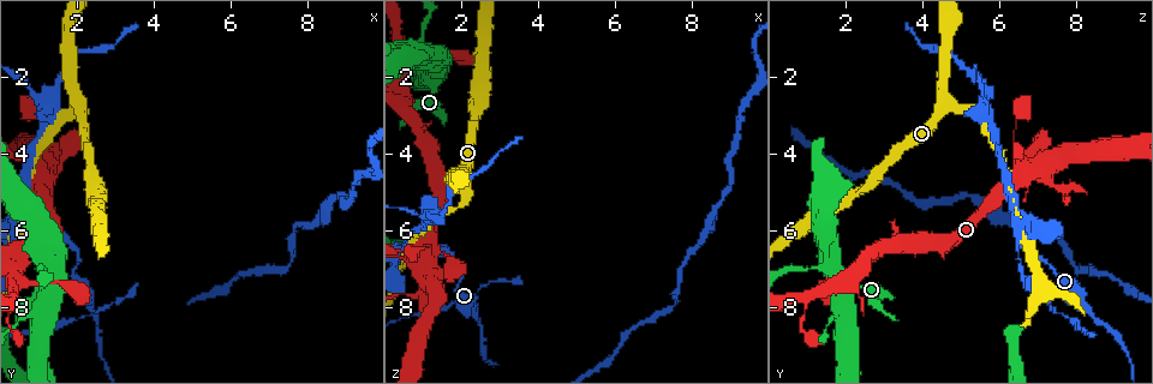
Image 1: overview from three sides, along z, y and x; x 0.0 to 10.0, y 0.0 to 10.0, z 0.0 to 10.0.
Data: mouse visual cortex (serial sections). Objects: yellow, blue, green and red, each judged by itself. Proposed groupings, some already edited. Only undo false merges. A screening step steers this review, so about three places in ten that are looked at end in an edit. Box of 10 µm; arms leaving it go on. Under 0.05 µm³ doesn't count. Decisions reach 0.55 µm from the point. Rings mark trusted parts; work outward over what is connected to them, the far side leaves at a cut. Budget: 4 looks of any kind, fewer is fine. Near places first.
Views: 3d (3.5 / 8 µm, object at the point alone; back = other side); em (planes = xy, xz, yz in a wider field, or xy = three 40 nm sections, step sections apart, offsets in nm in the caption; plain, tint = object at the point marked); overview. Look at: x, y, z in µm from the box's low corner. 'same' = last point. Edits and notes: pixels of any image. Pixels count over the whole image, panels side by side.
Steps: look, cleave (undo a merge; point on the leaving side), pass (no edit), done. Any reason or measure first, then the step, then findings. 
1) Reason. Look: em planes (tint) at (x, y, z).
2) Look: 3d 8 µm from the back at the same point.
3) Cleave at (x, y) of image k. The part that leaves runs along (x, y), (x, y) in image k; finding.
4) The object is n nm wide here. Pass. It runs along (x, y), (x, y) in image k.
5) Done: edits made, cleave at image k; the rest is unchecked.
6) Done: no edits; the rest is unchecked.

Look: 3d 3.5 µm at (2.20, 2.85, 5.25).

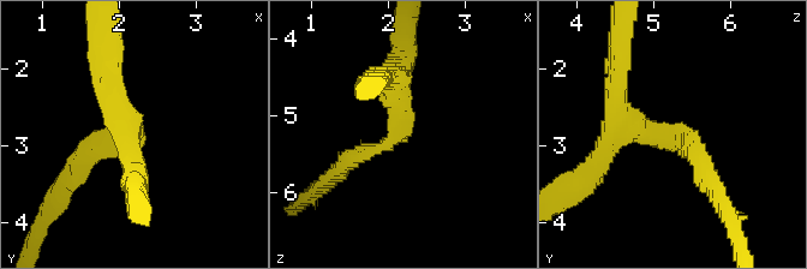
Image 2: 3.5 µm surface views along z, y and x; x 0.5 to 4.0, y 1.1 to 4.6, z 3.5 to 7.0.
The arms are 250, 350 nm wide; shape alone is not enough. Look: em xy step 5 (tint) at (2.15, 2.90, 5.25).

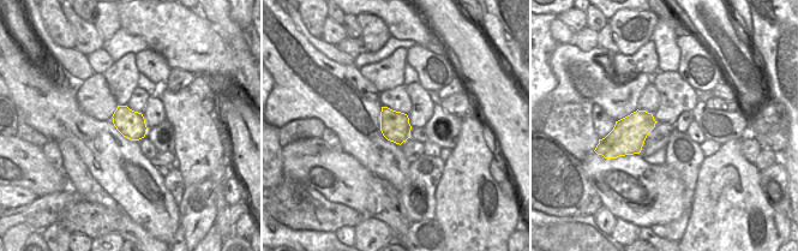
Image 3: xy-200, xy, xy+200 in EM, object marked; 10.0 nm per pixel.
Pass. Continuous, no second cell.

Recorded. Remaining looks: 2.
Small branch off a trunk. Look: 3d 3.5 µm from the back at (0.70, 8.20, 1.75).

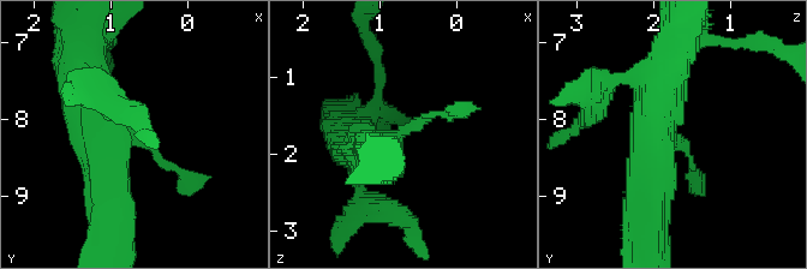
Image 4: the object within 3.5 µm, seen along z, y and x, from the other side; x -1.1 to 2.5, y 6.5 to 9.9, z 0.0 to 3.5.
3 arms meet here; the arms are 100, 500, 500 nm wide; shape alone is not enough. Look: em xy step 2 (tint) at (0.75, 8.25, 1.75).

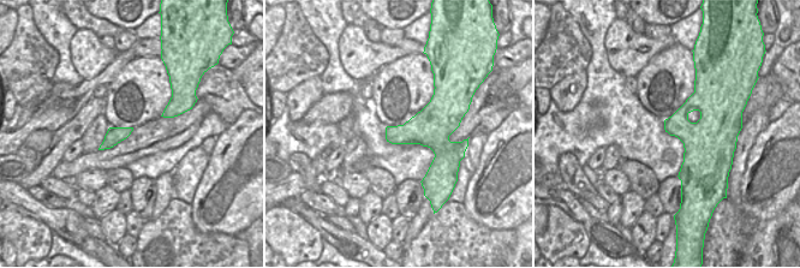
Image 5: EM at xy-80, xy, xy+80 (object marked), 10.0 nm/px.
Pass. It runs along (90, 103), (186, 184) in image 4; continuous, no second cell.

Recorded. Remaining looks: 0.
Done: no edits; the rest is unchecked.

